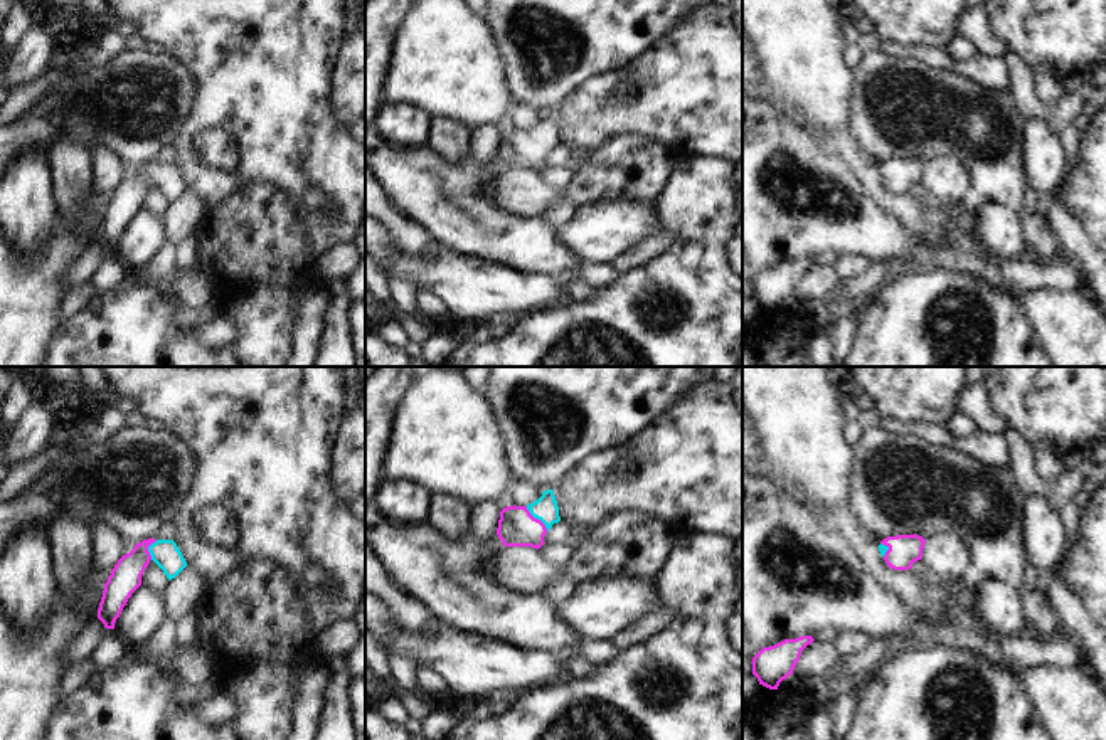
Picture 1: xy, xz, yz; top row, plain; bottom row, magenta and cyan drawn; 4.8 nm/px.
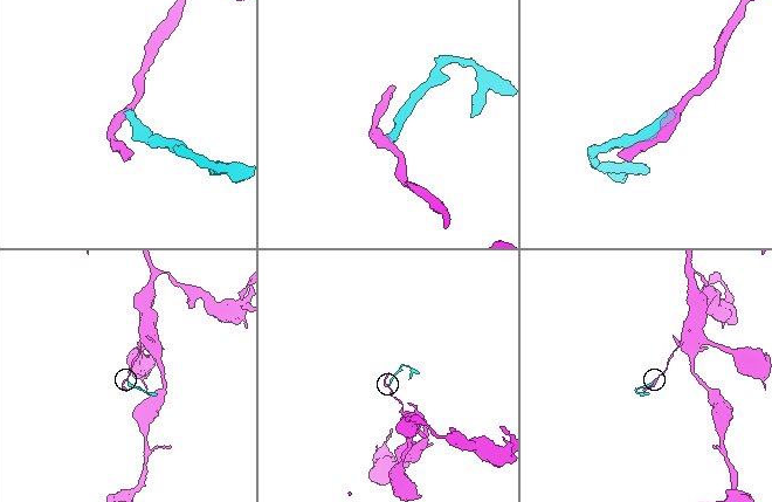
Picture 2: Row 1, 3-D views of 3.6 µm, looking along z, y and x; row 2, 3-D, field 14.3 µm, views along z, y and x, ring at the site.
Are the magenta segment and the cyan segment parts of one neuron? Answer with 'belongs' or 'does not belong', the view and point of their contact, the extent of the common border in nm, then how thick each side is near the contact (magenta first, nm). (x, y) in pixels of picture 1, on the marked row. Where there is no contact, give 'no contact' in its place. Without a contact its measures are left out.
belongs; contact xz (536, 518); length 160 nm; calibres 180 and 120 nm

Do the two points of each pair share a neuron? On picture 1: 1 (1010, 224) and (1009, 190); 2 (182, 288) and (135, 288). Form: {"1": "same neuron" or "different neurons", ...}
{"1": "different neurons", "2": "different neurons"}

